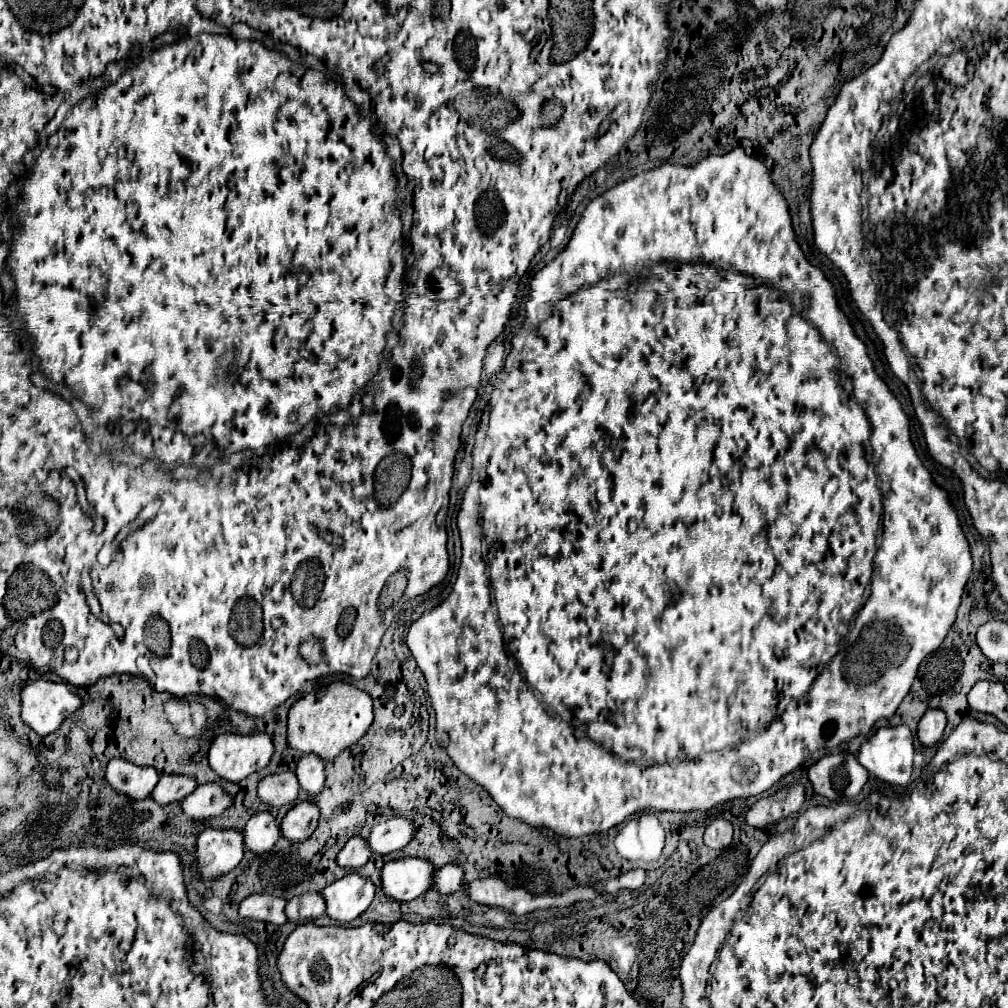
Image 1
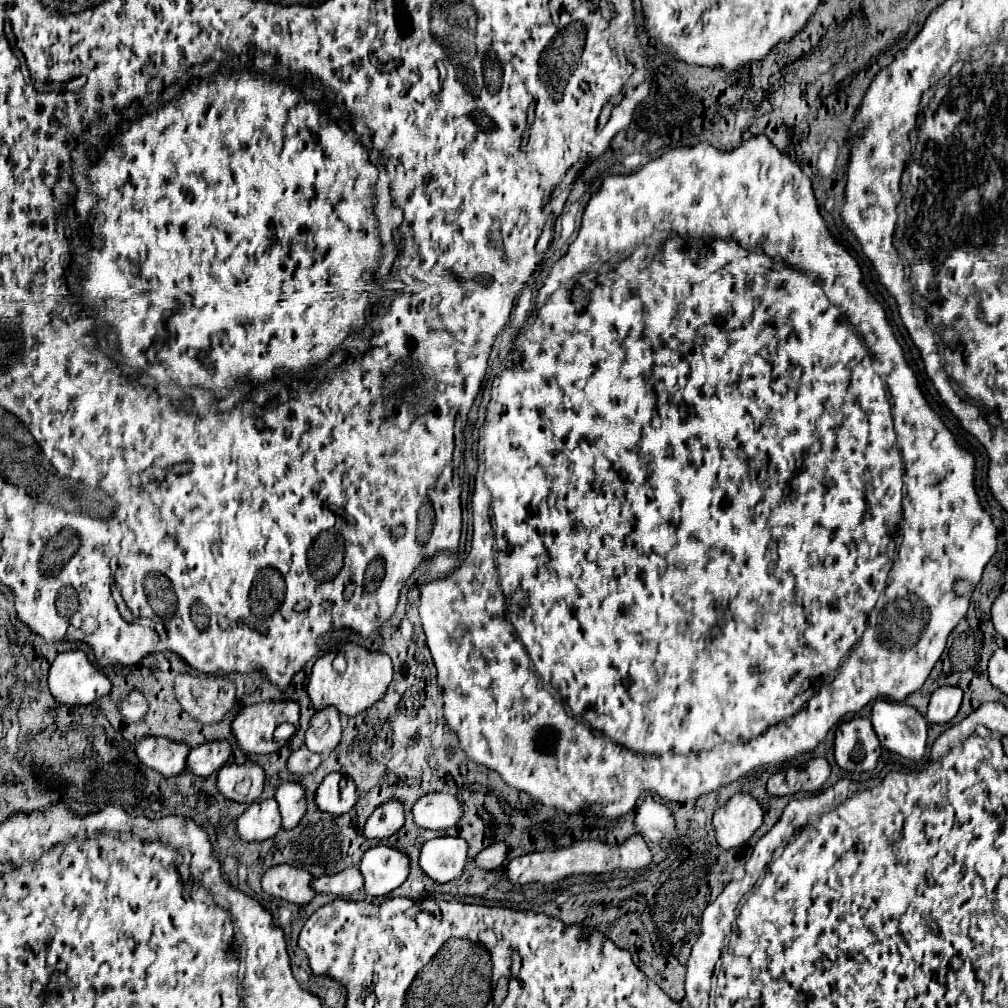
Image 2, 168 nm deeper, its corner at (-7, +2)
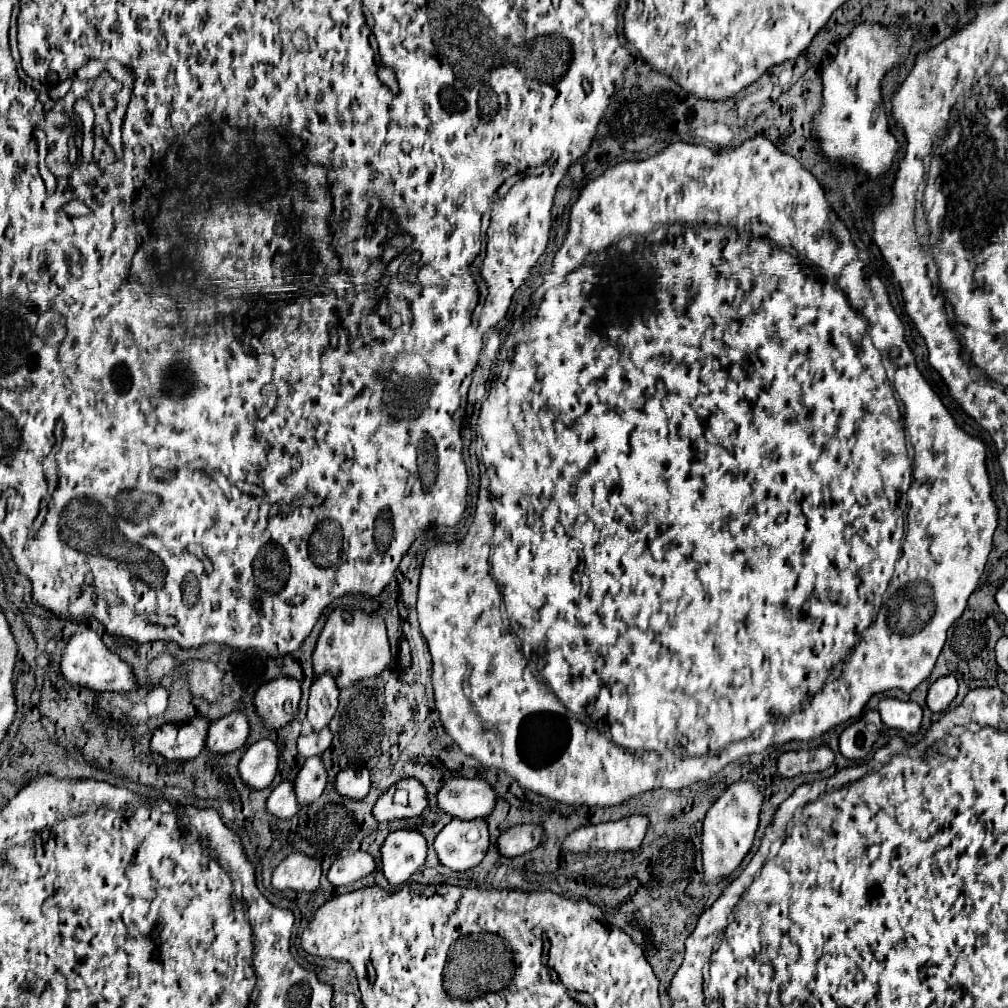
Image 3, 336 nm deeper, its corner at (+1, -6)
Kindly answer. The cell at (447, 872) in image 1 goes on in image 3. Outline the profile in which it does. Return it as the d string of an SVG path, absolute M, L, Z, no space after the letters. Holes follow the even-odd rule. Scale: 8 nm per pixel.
M523 823L523 825L515 825L511 829L507 829L497 845L501 855L505 857L515 857L515 855L523 855L533 851L543 839L543 827L541 825L533 825L533 823Z

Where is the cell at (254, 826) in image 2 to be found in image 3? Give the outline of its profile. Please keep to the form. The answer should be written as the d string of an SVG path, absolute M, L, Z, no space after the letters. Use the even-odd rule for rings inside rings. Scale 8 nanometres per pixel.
M281 781L267 799L267 811L277 819L289 819L299 811L293 781Z

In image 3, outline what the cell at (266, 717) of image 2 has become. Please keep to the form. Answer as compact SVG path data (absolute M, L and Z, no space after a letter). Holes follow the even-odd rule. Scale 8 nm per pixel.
M277 677L265 683L255 695L255 707L263 717L263 723L271 731L279 731L283 725L291 721L297 713L297 705L301 699L301 683L295 677ZM285 705L291 705L293 715L285 711Z

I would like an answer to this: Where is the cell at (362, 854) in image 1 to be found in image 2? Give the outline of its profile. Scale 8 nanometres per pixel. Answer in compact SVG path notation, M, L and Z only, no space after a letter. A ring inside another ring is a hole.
M387 801L377 807L363 827L365 839L389 839L403 825L403 805L397 801Z

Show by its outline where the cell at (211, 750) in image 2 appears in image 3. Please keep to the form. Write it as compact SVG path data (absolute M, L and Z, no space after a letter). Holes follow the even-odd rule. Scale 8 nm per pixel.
M231 711L229 715L217 719L209 727L207 749L213 753L229 753L239 749L249 737L249 721L243 711Z

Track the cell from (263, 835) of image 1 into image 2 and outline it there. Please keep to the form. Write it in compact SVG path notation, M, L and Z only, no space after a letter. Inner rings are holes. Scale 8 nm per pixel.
M283 783L275 791L275 801L281 813L281 827L285 831L297 827L305 813L305 791L299 783Z

